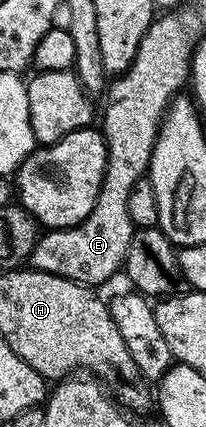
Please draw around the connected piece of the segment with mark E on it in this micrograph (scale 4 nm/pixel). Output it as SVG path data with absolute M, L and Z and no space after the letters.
M123 73L108 87L110 104L102 119L100 130L106 139L106 172L98 194L98 204L88 218L76 227L50 229L35 243L29 266L36 271L52 273L77 283L98 285L106 283L114 274L123 270L128 253L128 241L136 230L128 213L128 197L132 185L140 181L150 170L150 158L162 127L167 96L154 91L142 91L134 73Z

